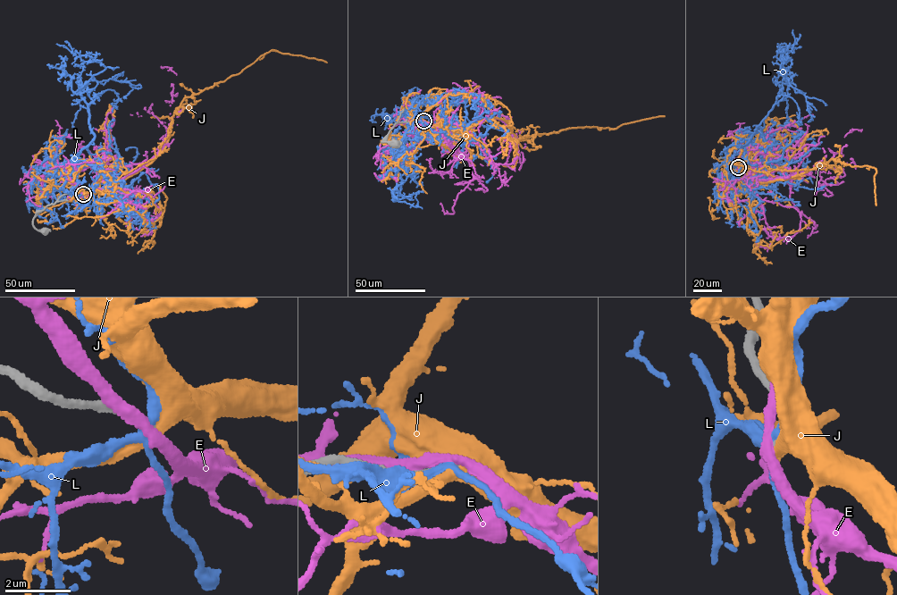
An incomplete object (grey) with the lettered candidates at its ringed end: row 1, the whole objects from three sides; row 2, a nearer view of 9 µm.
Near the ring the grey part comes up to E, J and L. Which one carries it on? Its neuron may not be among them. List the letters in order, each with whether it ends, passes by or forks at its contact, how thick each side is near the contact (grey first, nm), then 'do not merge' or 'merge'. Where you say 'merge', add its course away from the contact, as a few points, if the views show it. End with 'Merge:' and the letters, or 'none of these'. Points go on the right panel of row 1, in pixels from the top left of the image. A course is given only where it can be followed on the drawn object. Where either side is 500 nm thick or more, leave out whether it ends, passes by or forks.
E: it passes by | 160/320 nm | do not merge
J: it passes by | 170/380 nm | do not merge
L: it forks | 170/200 nm | do not merge
Merge: none of these

